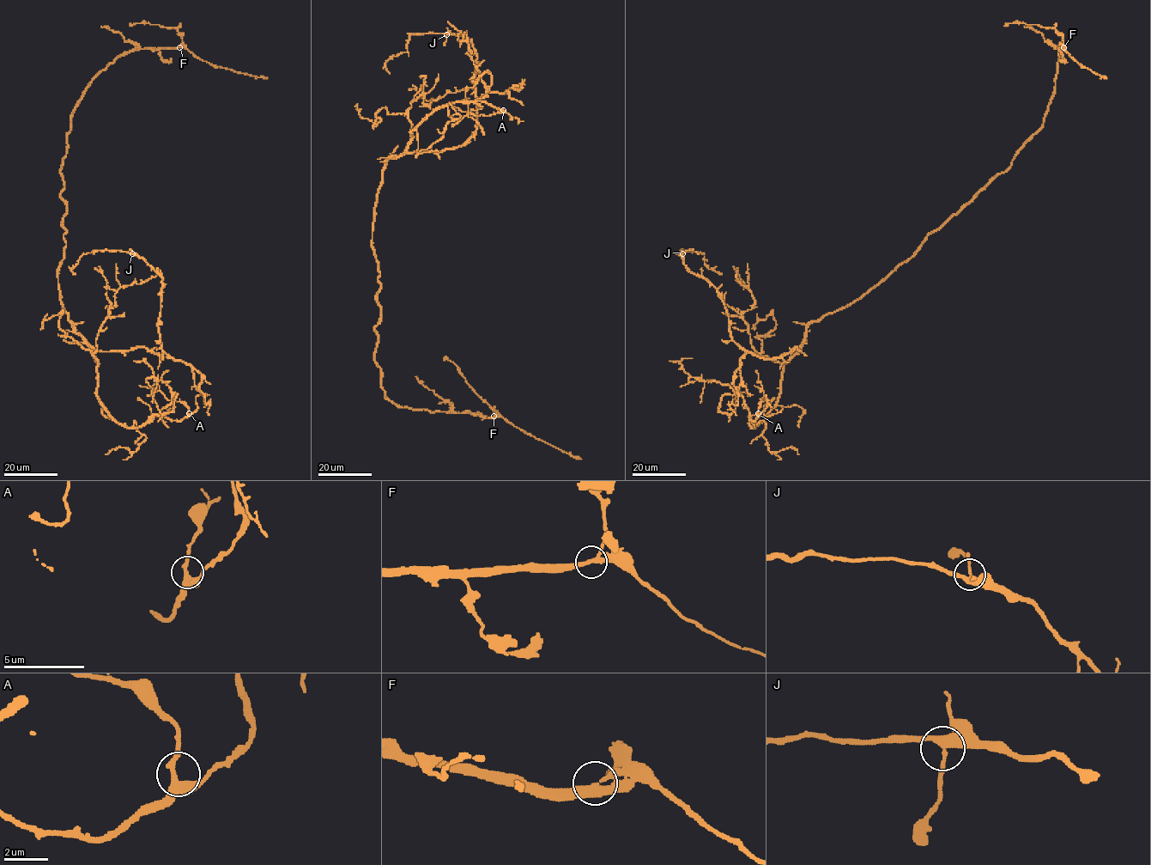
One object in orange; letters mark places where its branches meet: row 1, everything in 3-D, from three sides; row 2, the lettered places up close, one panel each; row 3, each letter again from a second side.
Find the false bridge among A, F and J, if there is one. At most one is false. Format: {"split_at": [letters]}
{"split_at": []}

